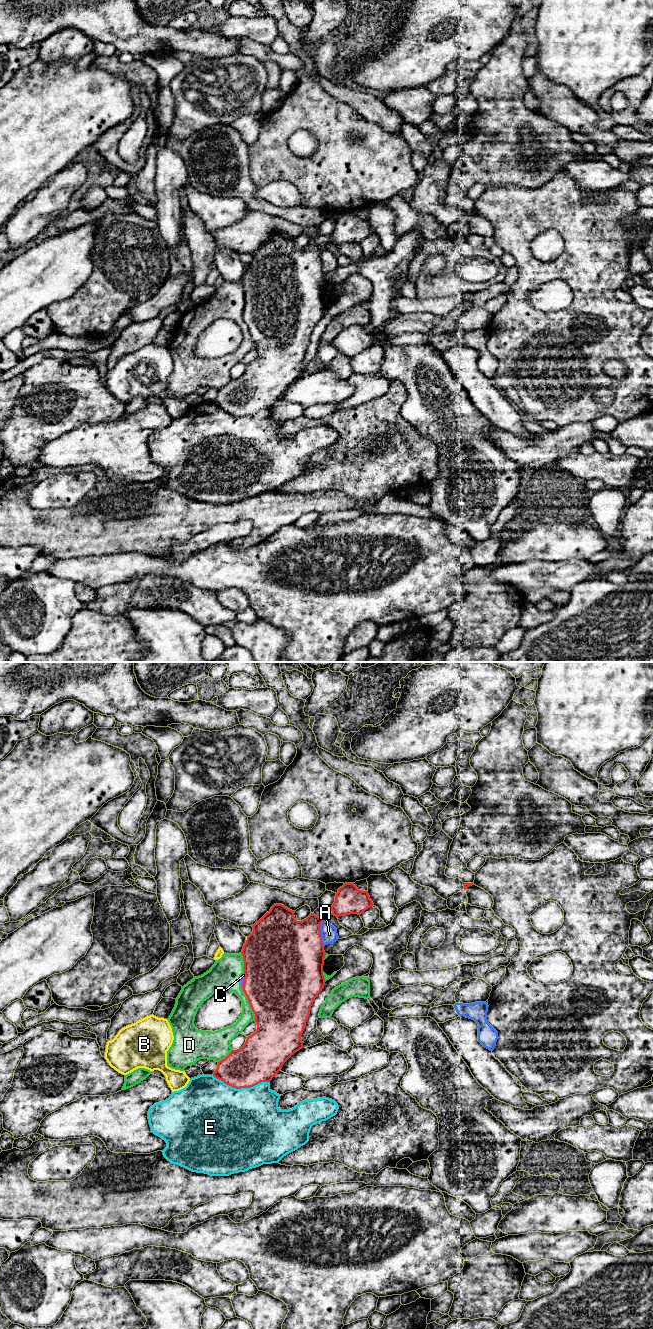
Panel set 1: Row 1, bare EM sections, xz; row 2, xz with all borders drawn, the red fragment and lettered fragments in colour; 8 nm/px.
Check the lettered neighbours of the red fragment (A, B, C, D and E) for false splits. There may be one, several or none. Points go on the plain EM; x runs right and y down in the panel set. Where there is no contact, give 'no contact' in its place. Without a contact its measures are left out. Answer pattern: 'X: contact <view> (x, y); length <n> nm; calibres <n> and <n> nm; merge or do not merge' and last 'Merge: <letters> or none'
A: contact xz (320, 261); length 200 nm; calibres 460 and 130 nm; do not merge
B: contact xz (247, 267); length 30 nm; calibres 500 and 20 nm; do not merge
C: contact xz (244, 309); length 130 nm; calibres 500 and 30 nm; do not merge
D: contact xz (250, 333); length 280 nm; calibres 500 and 160 nm; do not merge
E: contact xz (241, 415); length 460 nm; calibres 340 and 480 nm; do not merge
Merge: none

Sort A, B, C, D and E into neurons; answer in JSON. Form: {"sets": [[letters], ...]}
{"sets": [["A"], ["B"], ["C", "D"], ["E"]]}

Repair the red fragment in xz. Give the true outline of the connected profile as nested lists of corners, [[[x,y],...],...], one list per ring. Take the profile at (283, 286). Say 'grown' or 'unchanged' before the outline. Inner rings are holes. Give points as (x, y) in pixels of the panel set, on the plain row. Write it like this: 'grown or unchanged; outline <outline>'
unchanged; outline [[[274,232],[270,239],[267,240],[257,251],[252,253],[253,260],[247,265],[246,271],[242,277],[242,284],[244,288],[244,311],[243,319],[247,324],[248,330],[252,339],[255,342],[255,350],[257,351],[257,358],[247,365],[245,372],[237,378],[232,378],[230,382],[223,388],[218,390],[217,396],[213,401],[213,404],[225,412],[236,416],[250,416],[261,410],[270,410],[272,406],[281,398],[283,392],[297,379],[303,376],[303,370],[301,369],[301,363],[306,355],[306,350],[308,348],[311,334],[322,319],[325,313],[325,306],[323,303],[323,293],[325,286],[324,273],[322,272],[322,263],[320,258],[320,253],[323,249],[326,249],[325,246],[318,245],[314,241],[311,241],[306,247],[302,249],[297,249],[294,244],[295,239],[292,239],[285,235],[282,232]]]

